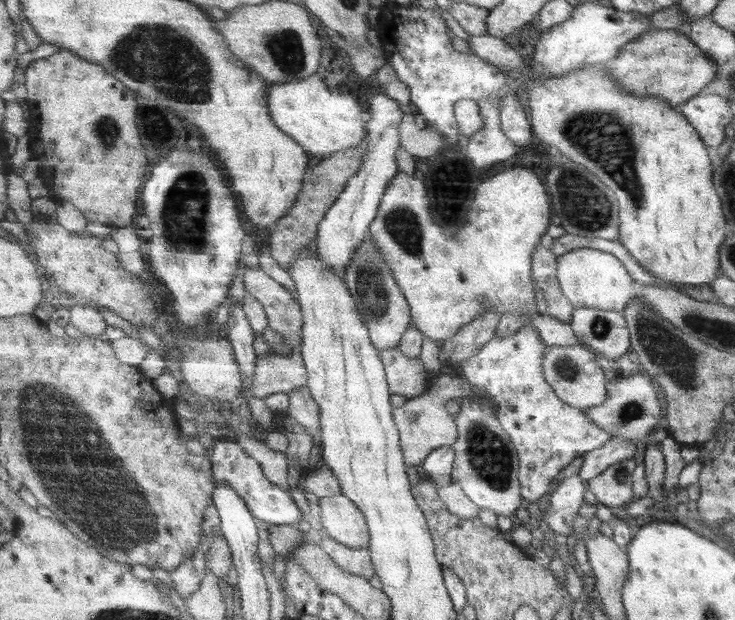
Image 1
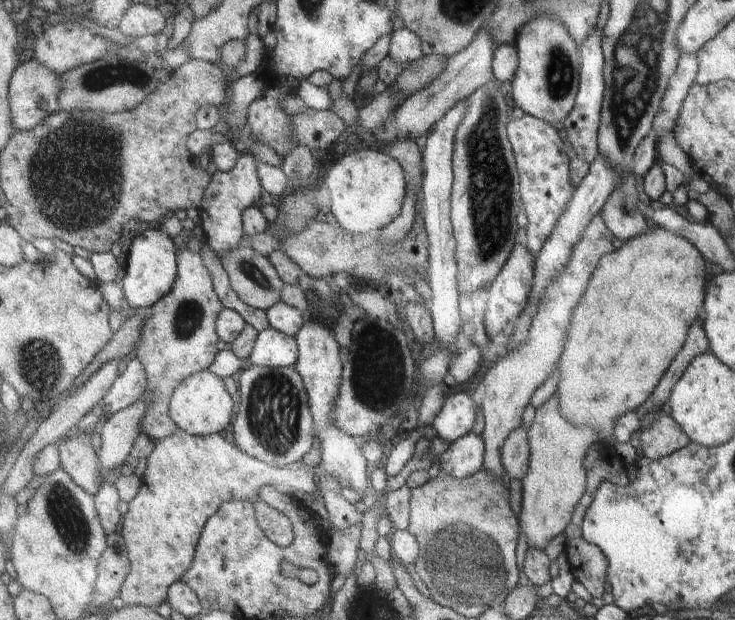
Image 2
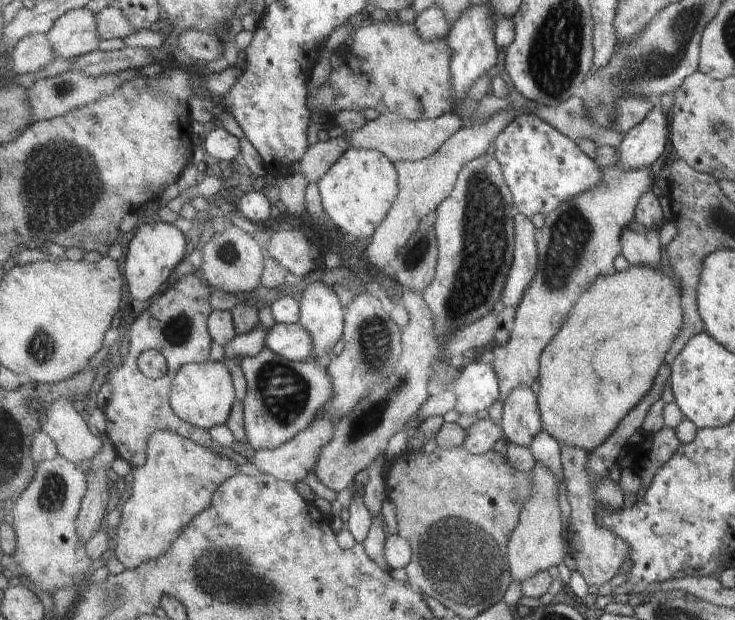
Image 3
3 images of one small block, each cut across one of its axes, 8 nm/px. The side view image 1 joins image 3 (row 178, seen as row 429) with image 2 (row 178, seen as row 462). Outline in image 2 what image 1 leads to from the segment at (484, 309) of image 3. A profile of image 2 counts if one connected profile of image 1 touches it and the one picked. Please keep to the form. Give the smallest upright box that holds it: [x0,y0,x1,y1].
[452,80,523,298]

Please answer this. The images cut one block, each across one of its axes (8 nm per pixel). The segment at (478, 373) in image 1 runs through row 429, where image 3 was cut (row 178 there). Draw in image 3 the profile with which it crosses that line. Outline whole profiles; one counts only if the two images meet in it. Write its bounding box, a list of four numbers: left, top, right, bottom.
[493,114,604,218]

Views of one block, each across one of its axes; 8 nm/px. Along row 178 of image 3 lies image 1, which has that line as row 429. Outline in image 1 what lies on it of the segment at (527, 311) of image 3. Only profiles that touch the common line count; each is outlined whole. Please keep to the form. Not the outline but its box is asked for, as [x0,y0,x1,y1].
[583,372,664,440]

